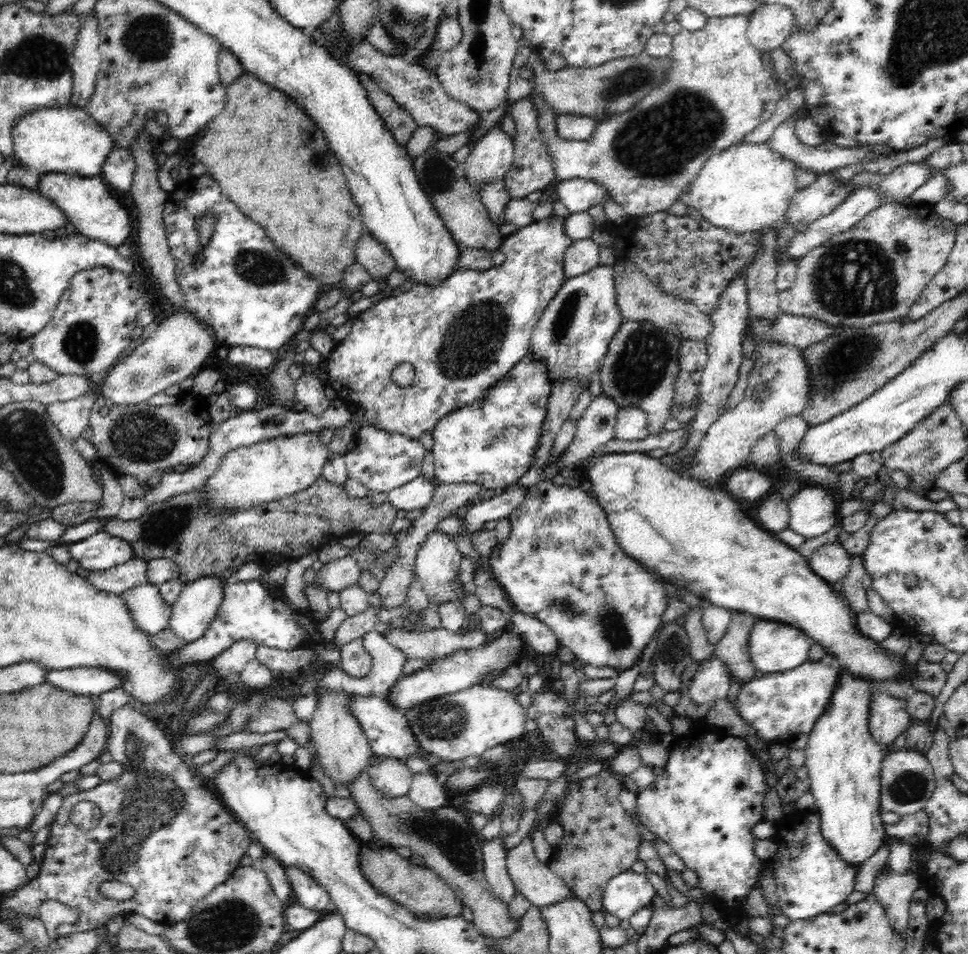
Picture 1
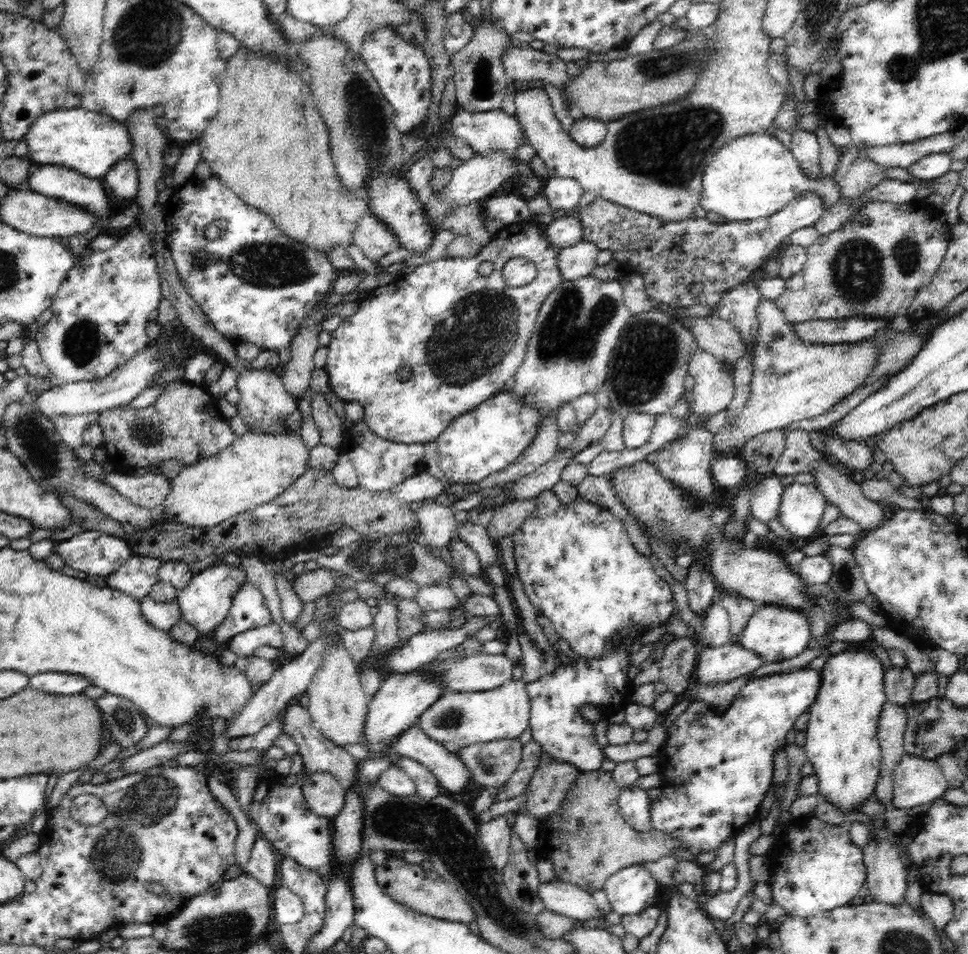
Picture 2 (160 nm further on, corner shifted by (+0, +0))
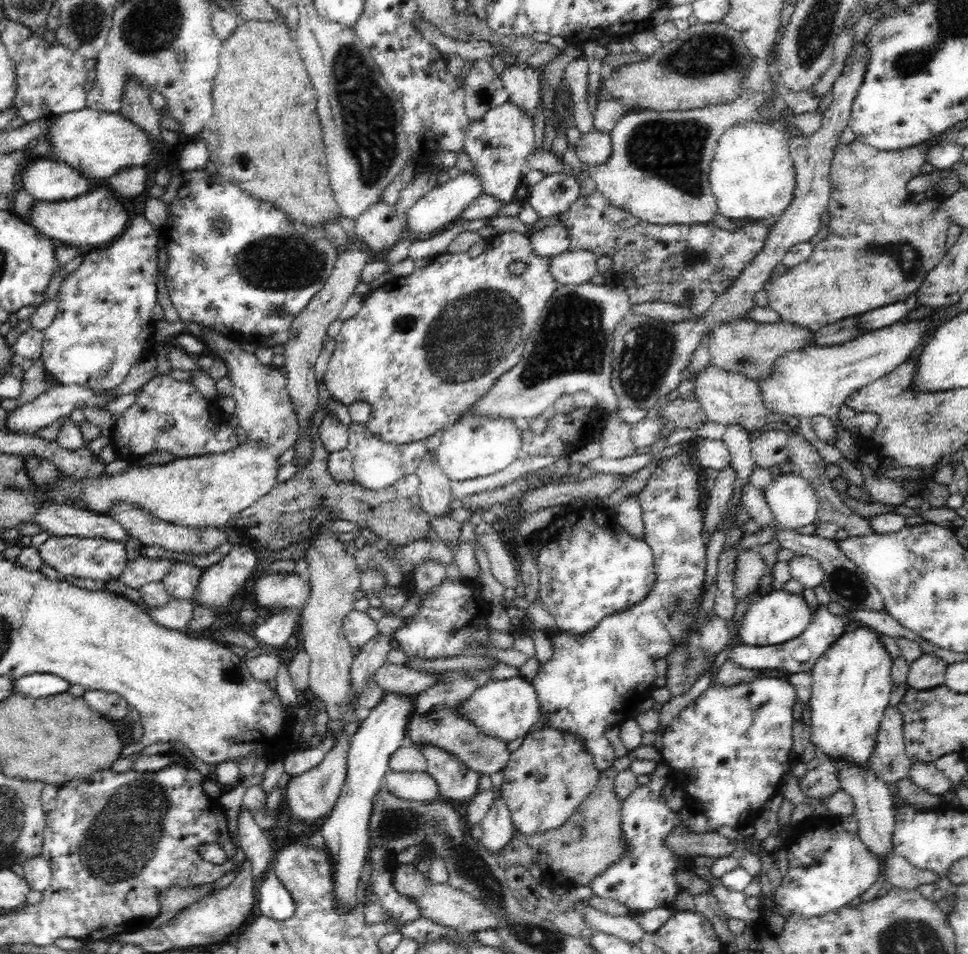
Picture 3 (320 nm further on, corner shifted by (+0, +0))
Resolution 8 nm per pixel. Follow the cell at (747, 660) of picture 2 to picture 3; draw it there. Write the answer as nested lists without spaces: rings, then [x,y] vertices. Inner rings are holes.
[[[818,605],[813,609],[812,620],[808,624],[808,628],[798,638],[778,644],[778,646],[747,646],[746,644],[736,646],[727,662],[738,664],[740,668],[747,670],[776,669],[790,674],[808,673],[816,665],[818,658],[830,649],[836,639],[848,630],[848,627],[849,623],[845,616],[834,615],[828,611],[827,606]]]

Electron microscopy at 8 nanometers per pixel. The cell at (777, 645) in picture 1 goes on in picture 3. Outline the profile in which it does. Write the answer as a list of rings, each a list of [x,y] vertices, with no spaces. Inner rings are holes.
[[[774,589],[766,596],[759,596],[748,607],[739,627],[742,643],[747,646],[778,646],[790,642],[808,628],[812,613],[813,609],[804,601],[802,594]]]

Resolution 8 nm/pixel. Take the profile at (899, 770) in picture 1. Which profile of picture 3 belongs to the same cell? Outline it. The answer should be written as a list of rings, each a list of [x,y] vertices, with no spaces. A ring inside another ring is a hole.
[[[935,761],[916,762],[906,779],[910,779],[920,789],[931,795],[943,796],[952,786],[952,782],[942,772],[938,771]]]

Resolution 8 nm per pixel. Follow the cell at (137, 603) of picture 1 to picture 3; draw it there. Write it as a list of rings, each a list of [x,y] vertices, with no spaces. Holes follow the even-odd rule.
[[[171,598],[160,608],[149,608],[148,614],[154,622],[170,630],[184,631],[194,616],[194,603],[192,601]]]

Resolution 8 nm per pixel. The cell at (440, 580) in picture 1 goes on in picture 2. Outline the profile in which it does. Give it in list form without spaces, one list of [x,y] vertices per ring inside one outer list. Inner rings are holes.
[[[428,501],[415,506],[418,515],[418,528],[421,533],[415,540],[420,545],[449,547],[450,541],[456,536],[455,510],[440,502]]]

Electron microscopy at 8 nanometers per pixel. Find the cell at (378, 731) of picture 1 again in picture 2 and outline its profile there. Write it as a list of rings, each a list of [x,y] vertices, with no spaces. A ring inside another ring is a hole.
[[[419,724],[412,725],[412,728],[404,730],[396,740],[392,740],[390,750],[397,752],[400,756],[414,759],[424,765],[427,770],[436,777],[436,781],[448,792],[461,793],[471,780],[471,773],[456,752],[446,750],[446,747],[428,737],[420,728]]]

